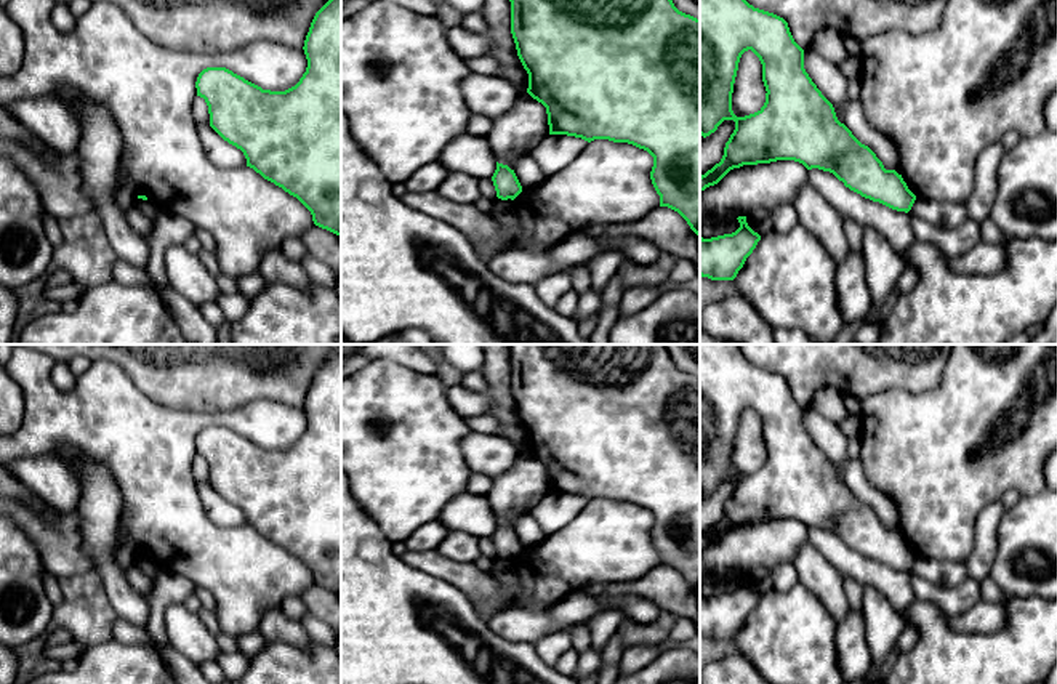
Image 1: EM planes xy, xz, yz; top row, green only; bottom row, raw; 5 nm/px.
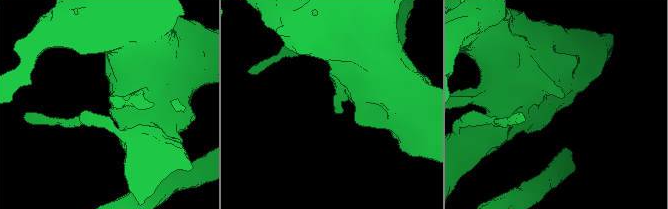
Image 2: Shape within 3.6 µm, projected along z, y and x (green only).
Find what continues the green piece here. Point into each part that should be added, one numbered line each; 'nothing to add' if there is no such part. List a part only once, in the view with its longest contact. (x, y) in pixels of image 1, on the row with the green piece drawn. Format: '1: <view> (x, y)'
nothing to add

